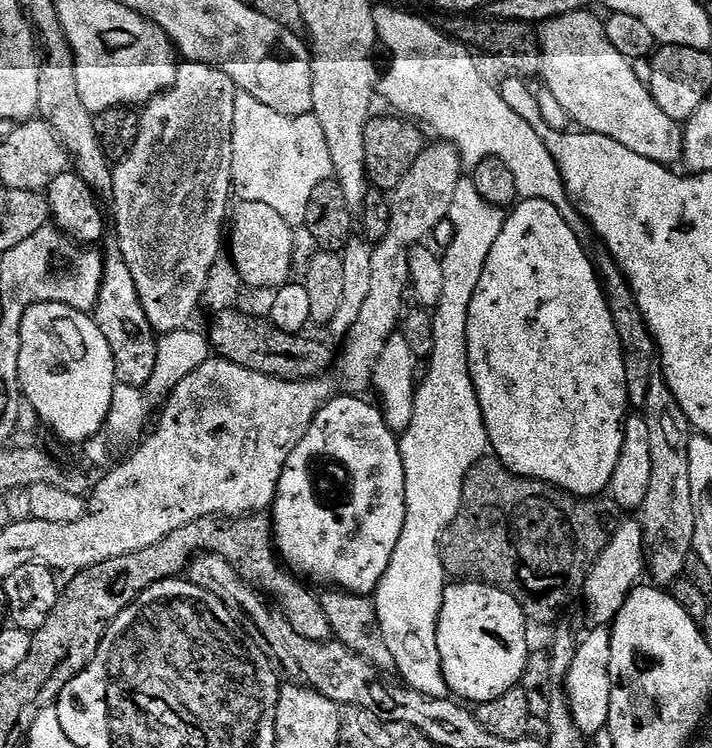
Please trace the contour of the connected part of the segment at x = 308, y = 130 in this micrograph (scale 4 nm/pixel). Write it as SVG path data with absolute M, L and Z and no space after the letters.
M240 92L234 102L232 190L240 200L262 202L293 226L303 225L306 202L322 182L333 179L330 148L316 117L287 116Z

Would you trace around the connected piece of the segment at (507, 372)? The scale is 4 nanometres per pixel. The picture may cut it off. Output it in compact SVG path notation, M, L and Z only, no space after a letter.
M521 199L511 209L510 215L502 226L502 234L498 234L498 242L494 242L494 250L490 250L490 258L486 258L486 266L482 270L482 278L478 278L474 298L470 298L466 326L468 365L474 390L478 394L478 402L482 406L482 418L495 459L502 461L515 476L541 480L581 498L596 498L609 491L614 478L614 466L618 466L618 458L622 454L624 422L630 412L628 409L630 399L626 368L623 365L623 344L619 341L618 332L615 330L614 318L611 316L604 285L601 284L593 257L588 257L587 250L580 245L580 240L576 237L572 226L569 220L562 218L562 214L553 204L545 200Z

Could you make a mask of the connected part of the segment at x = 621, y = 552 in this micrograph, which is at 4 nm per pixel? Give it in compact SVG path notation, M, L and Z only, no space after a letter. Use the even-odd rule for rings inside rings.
M621 519L615 525L614 531L609 535L608 545L602 554L592 564L588 577L584 579L582 597L588 607L588 616L596 626L608 626L615 620L616 615L622 610L626 598L632 595L637 587L636 579L646 572L644 562L644 526L639 519ZM621 523L621 524L620 524Z

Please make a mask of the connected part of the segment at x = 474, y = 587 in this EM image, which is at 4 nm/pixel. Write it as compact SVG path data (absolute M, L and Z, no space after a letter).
M479 582L449 583L438 618L438 654L449 693L479 706L517 687L530 651L527 627L522 606L510 594Z

